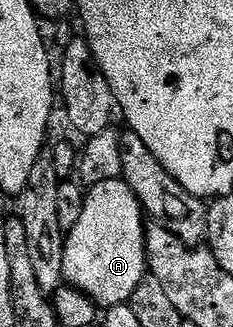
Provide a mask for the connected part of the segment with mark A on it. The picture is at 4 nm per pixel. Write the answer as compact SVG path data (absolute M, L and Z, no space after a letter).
M119 178L98 182L87 189L82 218L66 234L64 242L64 278L71 287L89 296L105 309L128 304L138 282L148 272L148 251L144 245L146 213L134 190Z

